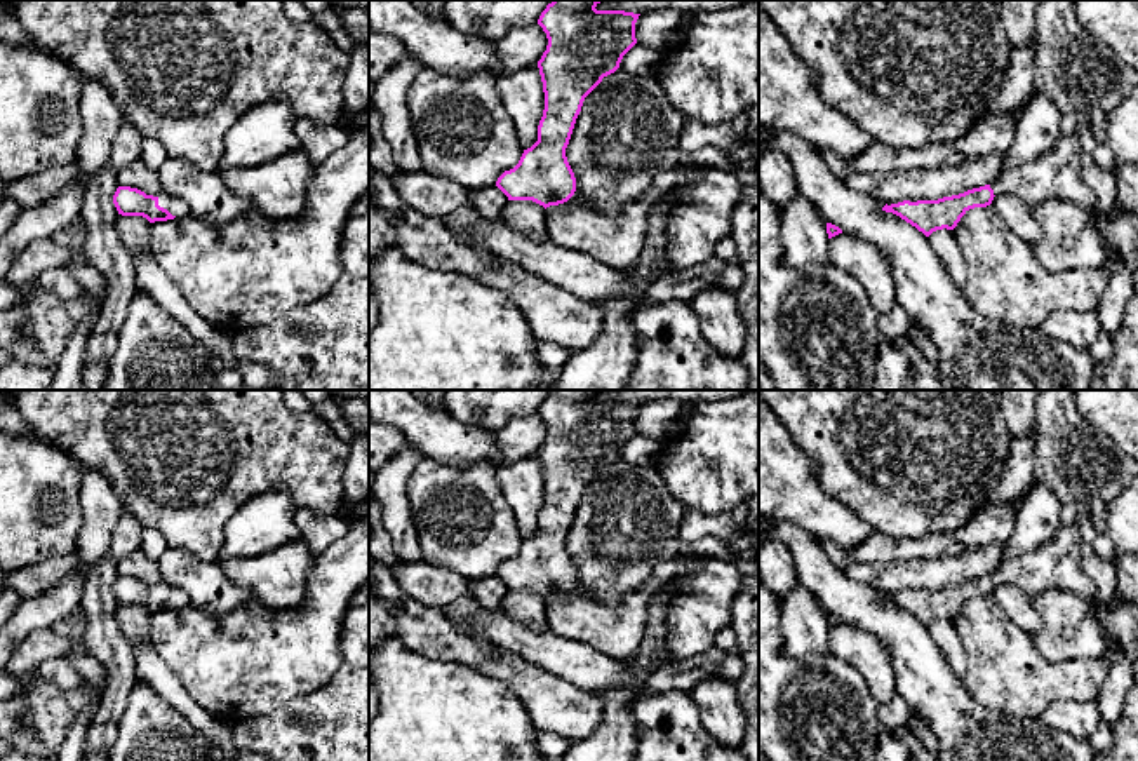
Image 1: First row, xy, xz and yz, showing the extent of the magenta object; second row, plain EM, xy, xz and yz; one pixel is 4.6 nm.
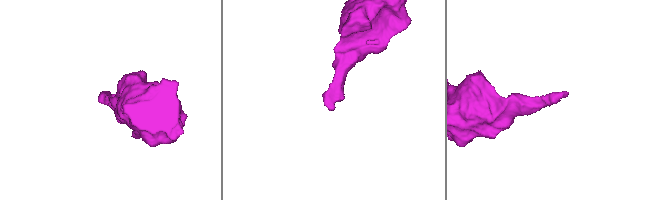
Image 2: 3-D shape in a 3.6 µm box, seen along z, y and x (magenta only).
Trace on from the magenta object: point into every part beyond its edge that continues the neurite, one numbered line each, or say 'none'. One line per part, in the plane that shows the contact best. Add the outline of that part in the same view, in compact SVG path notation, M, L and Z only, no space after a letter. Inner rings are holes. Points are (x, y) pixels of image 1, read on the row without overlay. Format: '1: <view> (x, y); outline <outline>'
1: xy (176, 598); outline M165 583L158 585L158 596L167 599L176 608L181 608L188 603L186 596L181 590Z

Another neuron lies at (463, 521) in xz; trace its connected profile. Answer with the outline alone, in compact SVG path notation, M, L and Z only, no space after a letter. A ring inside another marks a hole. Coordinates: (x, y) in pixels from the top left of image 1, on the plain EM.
M423 456L407 482L423 561L468 580L494 576L524 538L496 468L487 461L445 465Z

